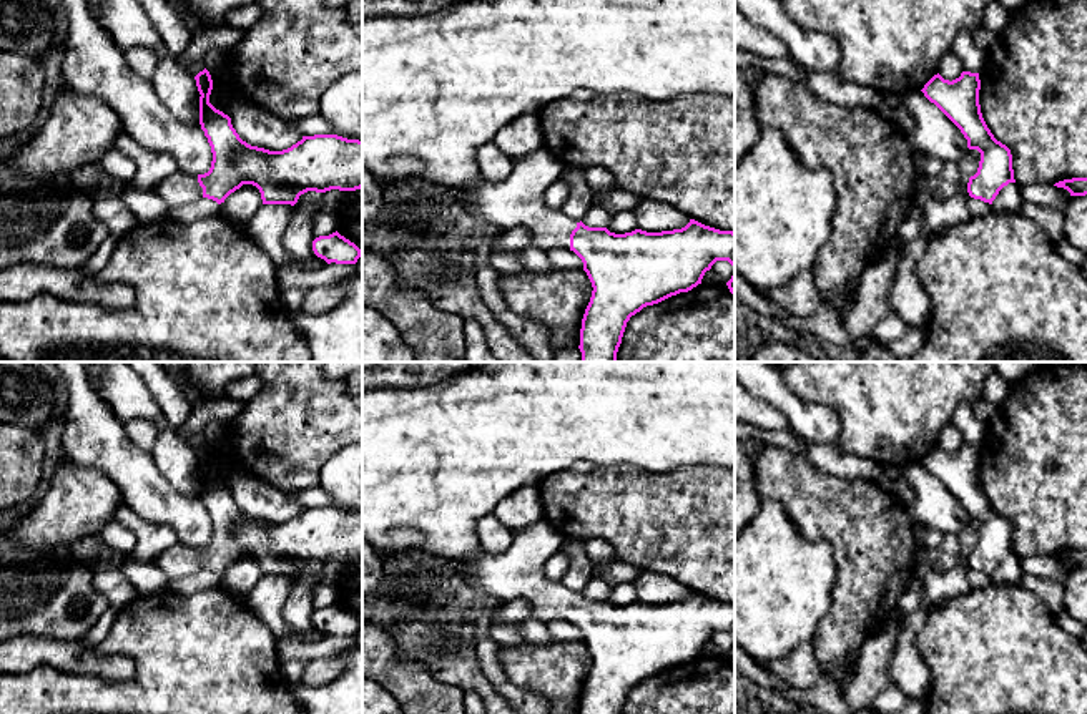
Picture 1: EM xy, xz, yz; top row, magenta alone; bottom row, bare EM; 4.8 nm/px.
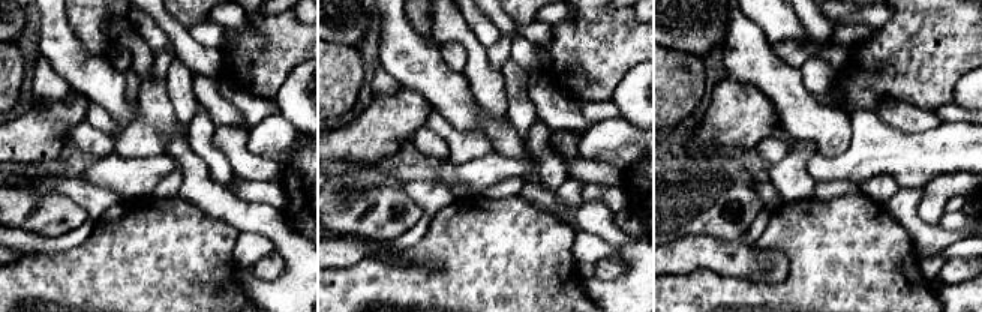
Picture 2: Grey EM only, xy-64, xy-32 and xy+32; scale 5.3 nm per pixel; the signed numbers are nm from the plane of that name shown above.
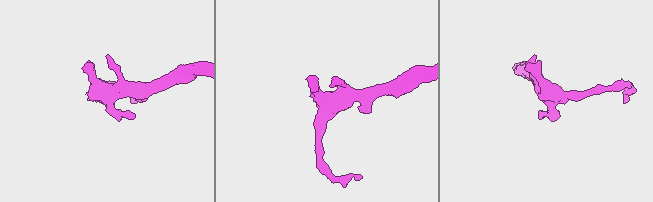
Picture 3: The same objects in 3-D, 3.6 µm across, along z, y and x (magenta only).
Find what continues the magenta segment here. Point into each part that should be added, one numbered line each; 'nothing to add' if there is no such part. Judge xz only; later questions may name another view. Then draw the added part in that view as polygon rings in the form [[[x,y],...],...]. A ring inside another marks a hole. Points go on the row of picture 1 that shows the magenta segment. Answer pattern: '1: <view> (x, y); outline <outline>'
1: xz (519, 201); outline [[[540,146],[514,158],[514,171],[500,183],[482,179],[475,186],[450,188],[457,194],[452,211],[460,218],[475,216],[500,232],[527,229],[534,236],[534,246],[544,251],[570,249],[570,234],[577,223],[545,203],[547,188],[562,171],[563,163]]]

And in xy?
1: xy (177, 190); outline [[[176,171],[171,176],[161,179],[153,193],[161,198],[168,209],[188,204],[203,198],[203,188],[198,183],[198,176]]]

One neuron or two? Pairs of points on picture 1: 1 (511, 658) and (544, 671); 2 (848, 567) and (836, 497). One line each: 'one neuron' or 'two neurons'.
1: one neuron
2: one neuron

